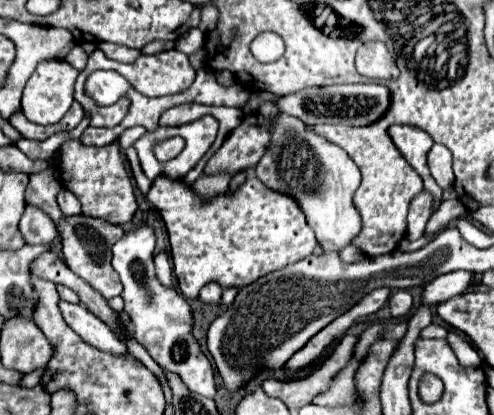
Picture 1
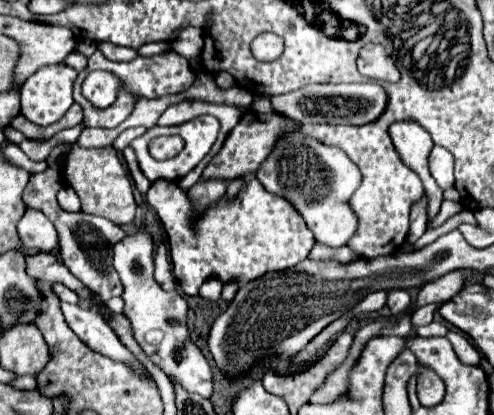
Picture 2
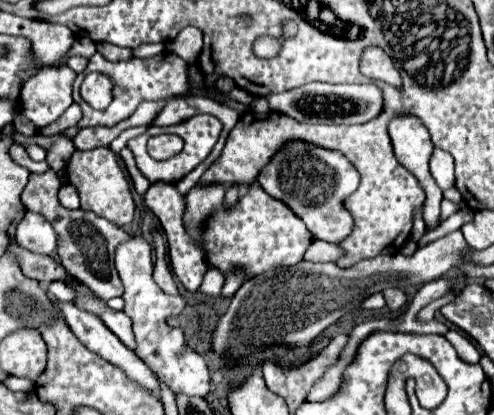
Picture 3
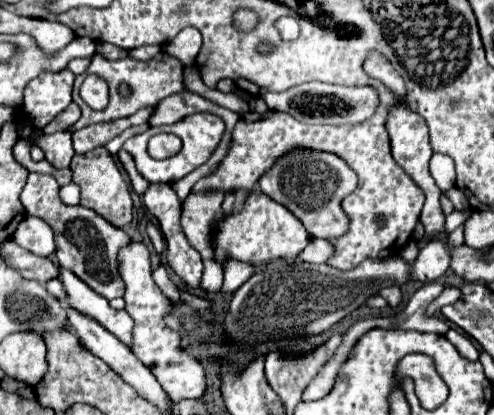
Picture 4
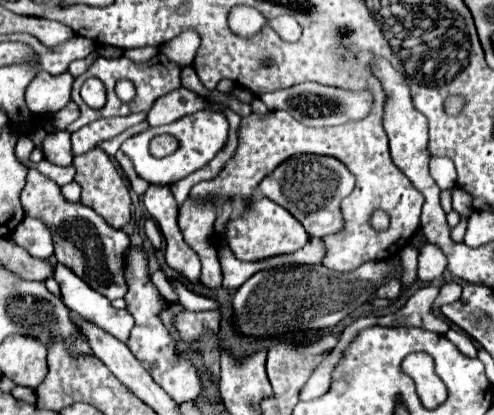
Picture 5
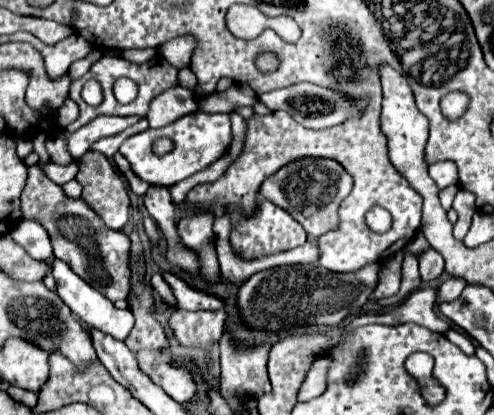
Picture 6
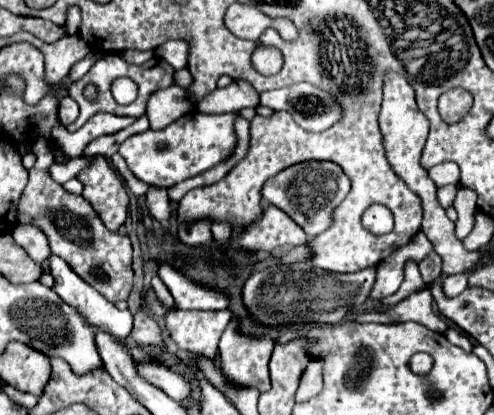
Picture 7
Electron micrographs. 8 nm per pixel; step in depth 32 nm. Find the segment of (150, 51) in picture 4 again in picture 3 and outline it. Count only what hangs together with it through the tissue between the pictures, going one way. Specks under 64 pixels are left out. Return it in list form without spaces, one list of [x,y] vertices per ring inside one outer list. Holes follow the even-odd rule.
[[[146,44],[146,46],[136,48],[132,54],[134,54],[136,58],[152,58],[152,56],[160,54],[162,50],[164,50],[164,44]]]

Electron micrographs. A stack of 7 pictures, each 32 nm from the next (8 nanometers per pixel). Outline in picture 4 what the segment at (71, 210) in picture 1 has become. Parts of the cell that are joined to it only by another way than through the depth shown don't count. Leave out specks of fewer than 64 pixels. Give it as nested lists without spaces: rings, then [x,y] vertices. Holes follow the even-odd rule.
[[[70,182],[68,186],[60,188],[60,198],[64,198],[66,204],[78,204],[80,202],[80,188],[76,188],[76,184]]]

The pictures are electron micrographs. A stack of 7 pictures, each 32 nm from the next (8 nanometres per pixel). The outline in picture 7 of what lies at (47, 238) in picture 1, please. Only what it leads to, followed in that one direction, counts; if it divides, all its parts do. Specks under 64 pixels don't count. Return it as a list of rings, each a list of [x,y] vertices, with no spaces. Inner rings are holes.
[[[16,226],[12,236],[28,252],[28,256],[34,262],[38,262],[38,264],[46,262],[46,258],[50,254],[50,248],[48,248],[48,240],[40,232],[40,228],[36,228],[36,226]]]

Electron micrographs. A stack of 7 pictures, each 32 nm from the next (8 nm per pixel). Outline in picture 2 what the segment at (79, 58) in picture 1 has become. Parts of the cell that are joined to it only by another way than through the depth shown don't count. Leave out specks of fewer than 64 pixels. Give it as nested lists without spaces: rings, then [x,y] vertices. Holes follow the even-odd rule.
[[[76,52],[68,54],[64,62],[66,62],[70,68],[74,68],[76,72],[82,72],[82,70],[86,68],[86,56],[82,56],[82,54],[76,54]]]

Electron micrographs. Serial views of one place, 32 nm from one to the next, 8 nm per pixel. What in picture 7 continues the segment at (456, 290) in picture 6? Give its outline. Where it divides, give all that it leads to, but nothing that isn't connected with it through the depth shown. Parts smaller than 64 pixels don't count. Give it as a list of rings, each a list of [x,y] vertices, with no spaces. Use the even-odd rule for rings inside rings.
[[[466,272],[448,276],[448,278],[444,280],[444,294],[446,294],[446,296],[458,296],[460,292],[466,290],[466,286],[468,286],[468,274],[466,274]]]

